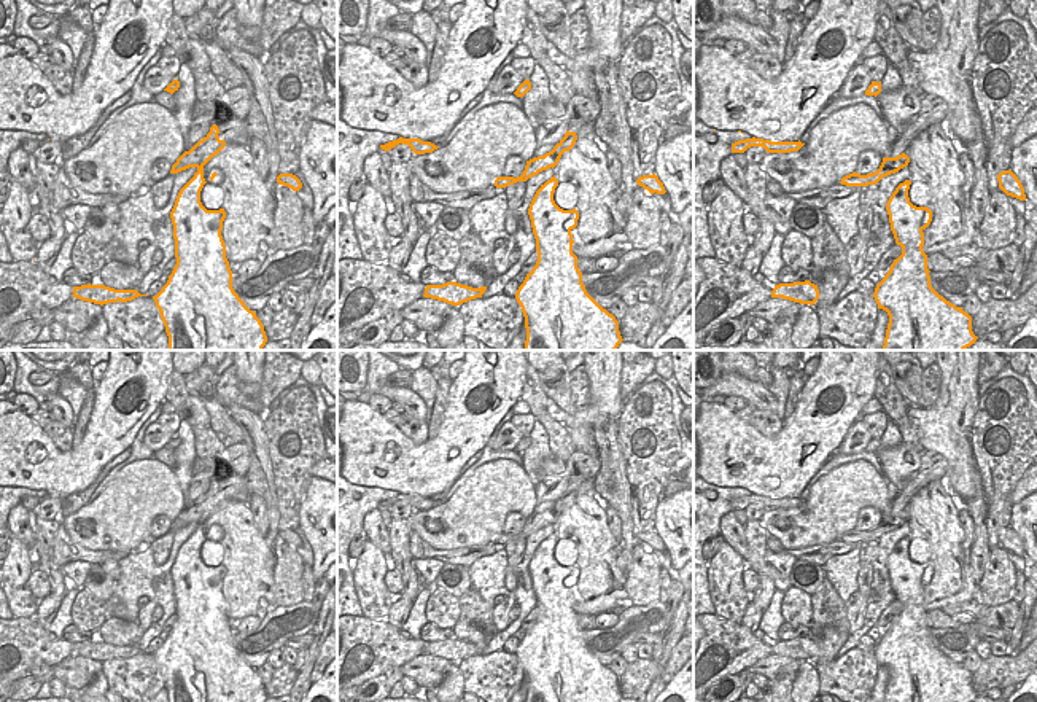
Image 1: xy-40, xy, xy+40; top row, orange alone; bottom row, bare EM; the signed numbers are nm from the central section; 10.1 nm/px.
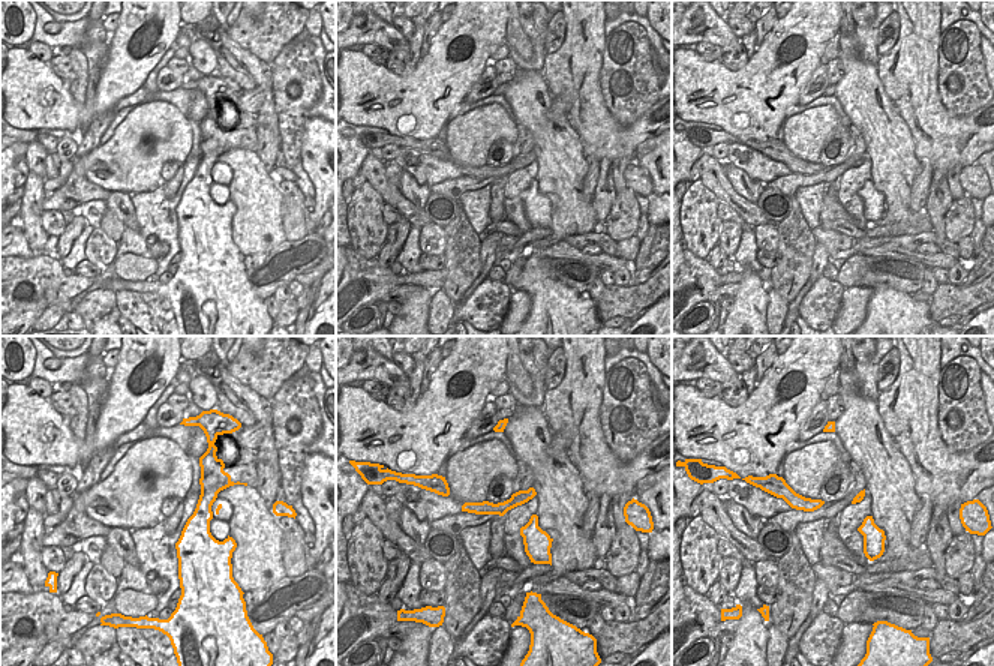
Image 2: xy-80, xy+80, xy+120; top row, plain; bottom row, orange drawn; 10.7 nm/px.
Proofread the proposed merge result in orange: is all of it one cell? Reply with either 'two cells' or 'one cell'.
two cells

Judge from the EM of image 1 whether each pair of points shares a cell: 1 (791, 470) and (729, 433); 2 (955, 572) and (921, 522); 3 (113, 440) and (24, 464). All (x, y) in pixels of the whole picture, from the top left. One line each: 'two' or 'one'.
1: one
2: one
3: one

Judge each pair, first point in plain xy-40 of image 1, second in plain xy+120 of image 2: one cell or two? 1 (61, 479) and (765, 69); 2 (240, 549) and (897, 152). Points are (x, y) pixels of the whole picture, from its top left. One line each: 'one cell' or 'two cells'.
1: one cell
2: one cell

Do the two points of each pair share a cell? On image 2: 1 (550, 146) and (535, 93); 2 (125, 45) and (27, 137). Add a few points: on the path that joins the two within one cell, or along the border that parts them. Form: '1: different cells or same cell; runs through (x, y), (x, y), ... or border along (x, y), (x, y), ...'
1: same cell; runs through (544, 132), (535, 122), (535, 107)
2: different cells; border along (17, 128), (63, 129), (66, 132)

